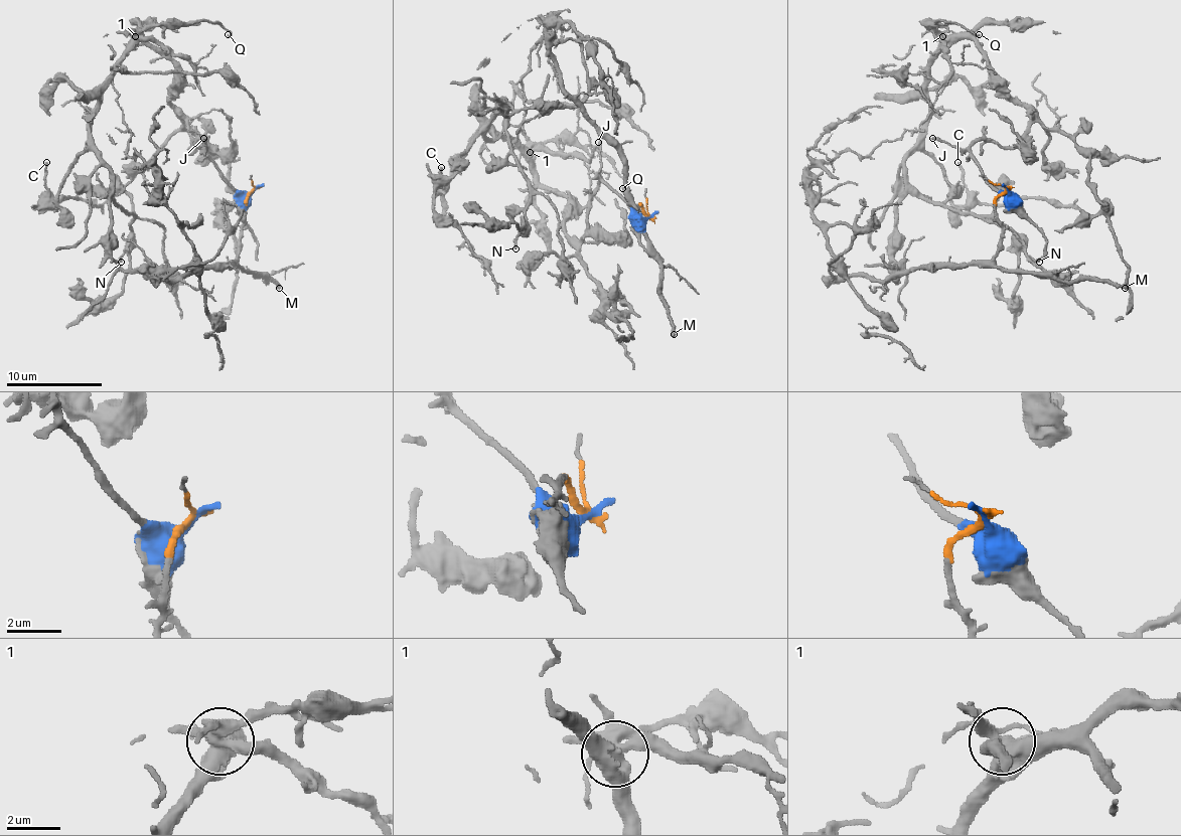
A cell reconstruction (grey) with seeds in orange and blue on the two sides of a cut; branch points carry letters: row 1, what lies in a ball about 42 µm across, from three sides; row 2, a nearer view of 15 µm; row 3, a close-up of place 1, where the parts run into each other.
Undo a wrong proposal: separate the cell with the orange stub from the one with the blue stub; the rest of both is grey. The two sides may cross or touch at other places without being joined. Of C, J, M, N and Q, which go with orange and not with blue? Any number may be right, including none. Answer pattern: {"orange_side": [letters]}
{"orange_side": ["M"]}

